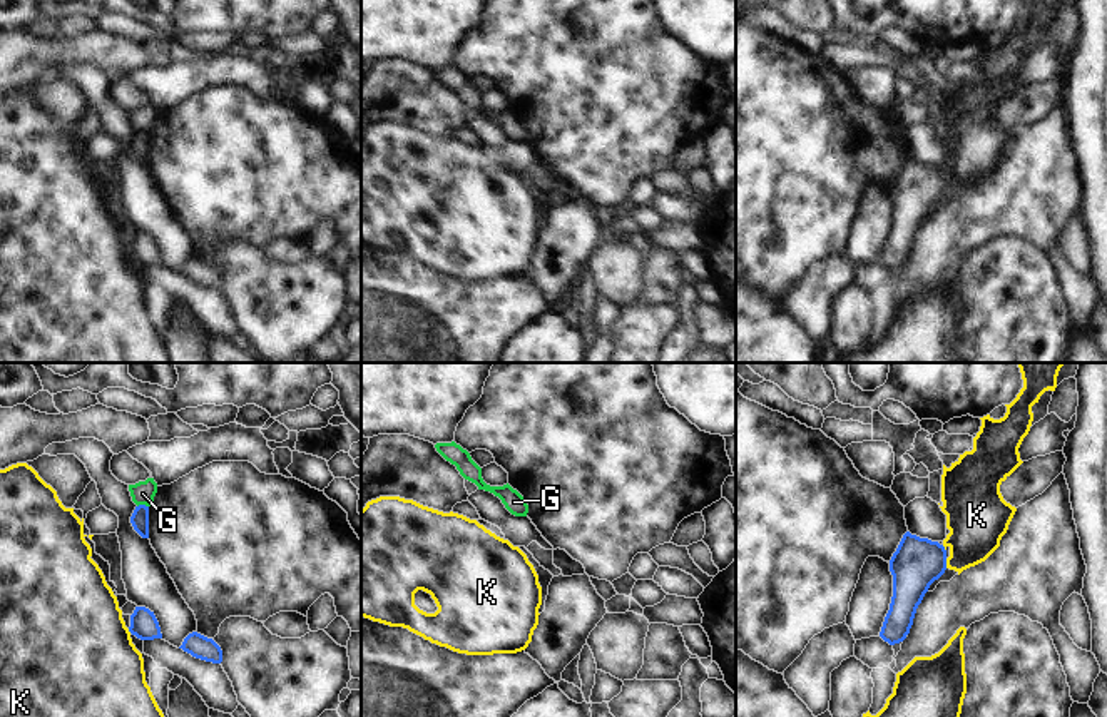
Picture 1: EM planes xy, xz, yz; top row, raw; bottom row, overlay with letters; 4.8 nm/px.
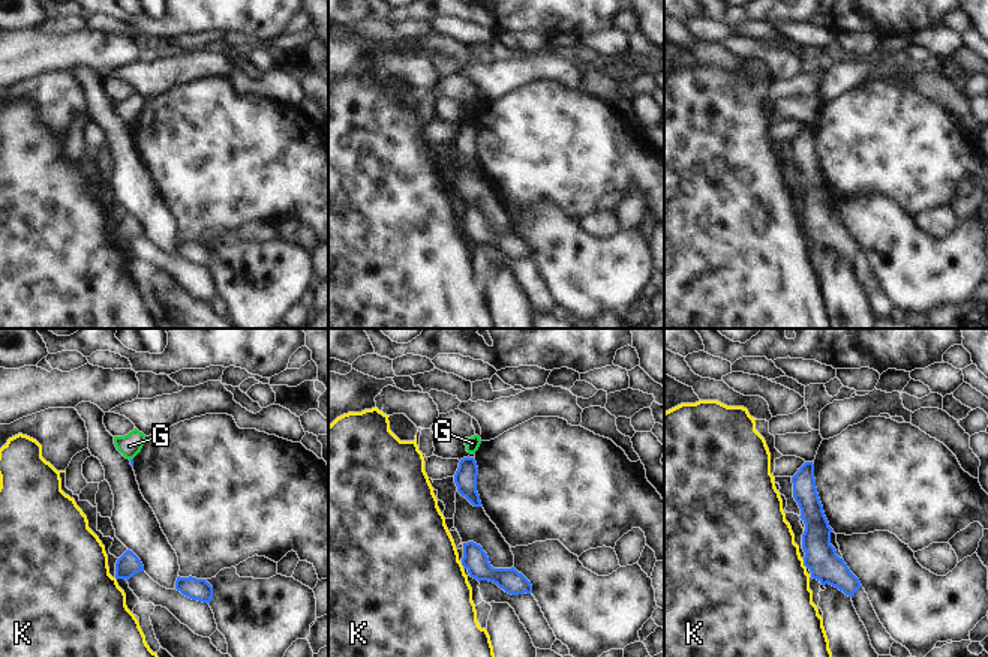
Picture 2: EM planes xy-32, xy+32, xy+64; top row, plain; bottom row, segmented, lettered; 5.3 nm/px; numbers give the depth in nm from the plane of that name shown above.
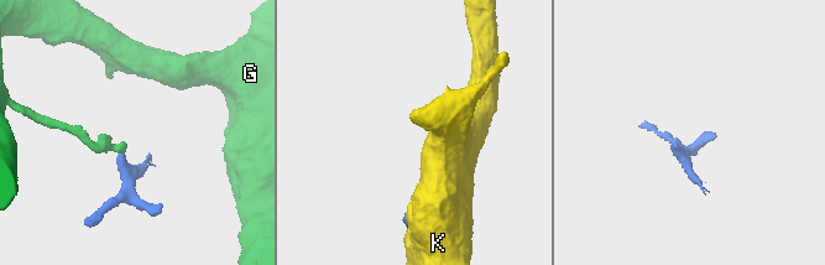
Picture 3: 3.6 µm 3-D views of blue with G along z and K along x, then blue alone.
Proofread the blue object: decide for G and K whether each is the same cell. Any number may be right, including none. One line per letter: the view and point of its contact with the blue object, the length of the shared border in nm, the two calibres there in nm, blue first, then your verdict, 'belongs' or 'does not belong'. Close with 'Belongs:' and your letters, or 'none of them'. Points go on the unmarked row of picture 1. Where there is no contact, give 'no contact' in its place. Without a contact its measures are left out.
G: meets blue in xy at (142, 131); contact 60 nm long; 90 nm thick on the blue side, 110 nm on the other; does not belong
K: meets blue in yz at (945, 189); contact 50 nm long; 240 nm thick on the blue side, 280 nm on the other; does not belong
Belongs: none of them

